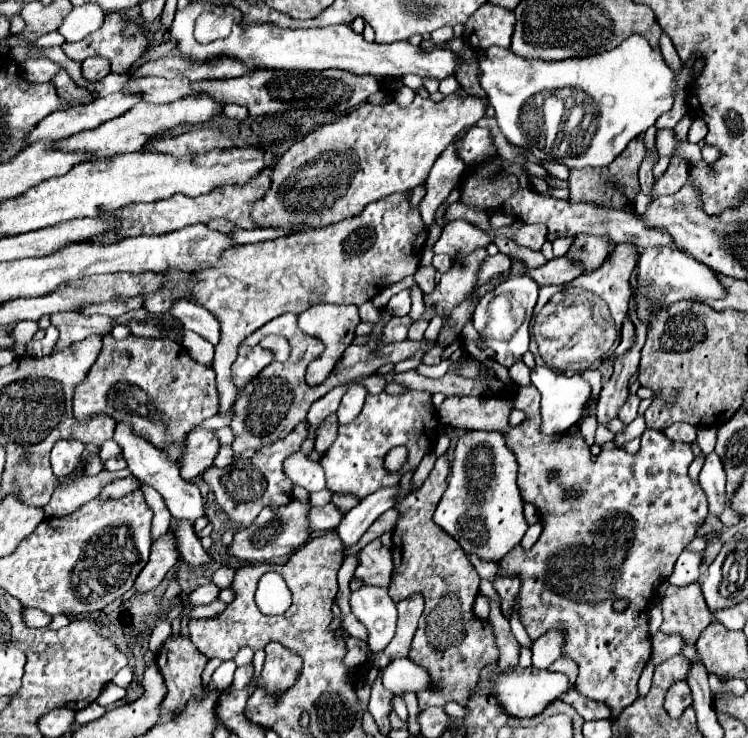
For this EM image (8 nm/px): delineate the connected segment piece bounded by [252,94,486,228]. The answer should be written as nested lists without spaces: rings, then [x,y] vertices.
[[[450,94],[442,102],[416,96],[414,102],[406,108],[396,104],[376,106],[366,102],[340,120],[320,126],[312,134],[292,144],[286,154],[282,154],[282,158],[272,168],[272,186],[268,194],[252,208],[252,220],[258,224],[258,228],[290,228],[298,222],[306,222],[310,228],[322,228],[360,214],[360,210],[370,202],[386,198],[394,192],[412,190],[428,178],[432,164],[452,144],[452,140],[466,128],[476,126],[484,112],[486,98],[462,94]]]

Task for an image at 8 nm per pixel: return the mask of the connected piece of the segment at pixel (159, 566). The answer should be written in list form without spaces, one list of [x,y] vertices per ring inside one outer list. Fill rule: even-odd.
[[[166,534],[156,544],[152,544],[150,560],[134,582],[136,594],[142,594],[142,592],[156,588],[162,582],[162,578],[166,576],[166,572],[176,564],[176,560],[178,560],[178,552],[174,546],[174,536]]]

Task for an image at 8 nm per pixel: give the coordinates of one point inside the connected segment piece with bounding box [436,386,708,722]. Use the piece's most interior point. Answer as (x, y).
(614, 528)

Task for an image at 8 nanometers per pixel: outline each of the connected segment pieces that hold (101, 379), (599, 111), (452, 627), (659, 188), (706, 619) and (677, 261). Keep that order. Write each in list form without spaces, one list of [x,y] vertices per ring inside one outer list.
[[[110,334],[102,338],[102,350],[90,368],[84,382],[74,390],[74,418],[84,422],[96,414],[108,414],[114,422],[128,422],[132,432],[140,438],[152,442],[156,448],[164,450],[172,462],[176,462],[182,452],[186,434],[190,428],[218,412],[218,390],[214,380],[214,370],[198,364],[190,358],[184,346],[168,338],[138,338],[130,336],[126,340],[114,340]]]
[[[634,34],[604,54],[568,58],[560,62],[526,60],[510,50],[492,46],[480,56],[480,84],[488,94],[490,106],[496,110],[498,126],[508,142],[526,148],[542,160],[548,160],[548,152],[544,150],[544,134],[538,116],[546,94],[552,94],[558,88],[580,88],[582,92],[590,94],[596,104],[596,134],[580,156],[556,158],[556,162],[568,168],[604,168],[628,146],[632,138],[646,132],[650,126],[654,126],[660,114],[672,108],[674,74],[662,60],[660,50],[650,48],[644,38]]]
[[[444,454],[436,460],[436,466],[422,484],[422,488],[410,492],[396,506],[400,510],[400,518],[392,534],[394,580],[388,594],[394,602],[410,598],[412,594],[422,594],[426,608],[412,640],[410,660],[422,664],[430,672],[432,680],[440,686],[440,690],[434,694],[418,692],[420,710],[431,706],[444,706],[451,701],[466,707],[480,670],[496,662],[500,656],[492,624],[478,620],[472,612],[472,604],[480,584],[478,572],[474,570],[462,546],[450,534],[440,530],[440,526],[436,526],[432,520],[446,490],[448,472],[450,464],[448,456]]]
[[[674,154],[672,160],[670,160],[670,166],[662,174],[662,178],[654,180],[654,186],[652,186],[654,196],[658,198],[658,196],[664,196],[664,194],[676,194],[684,186],[686,176],[688,176],[688,164],[686,164],[686,160],[680,158],[678,154]]]
[[[698,582],[686,586],[668,586],[662,598],[664,622],[662,634],[680,634],[684,644],[696,644],[702,630],[712,622]]]
[[[664,246],[664,248],[646,248],[640,256],[638,264],[638,284],[636,294],[640,298],[648,298],[648,306],[664,306],[668,308],[674,302],[690,300],[690,302],[704,302],[708,298],[720,300],[726,298],[726,288],[720,282],[718,274],[712,272],[702,262],[696,262],[690,254]]]

